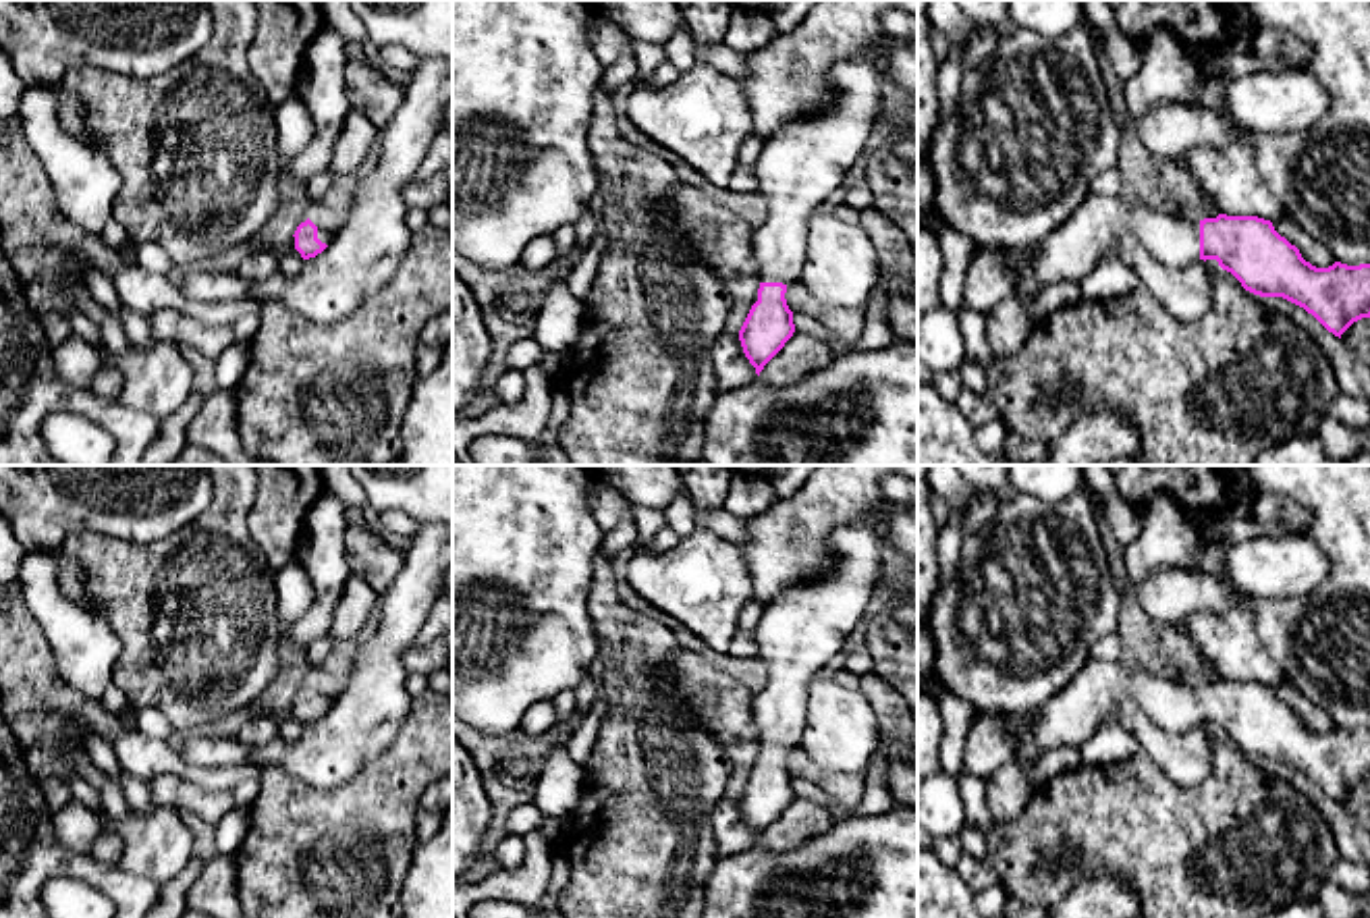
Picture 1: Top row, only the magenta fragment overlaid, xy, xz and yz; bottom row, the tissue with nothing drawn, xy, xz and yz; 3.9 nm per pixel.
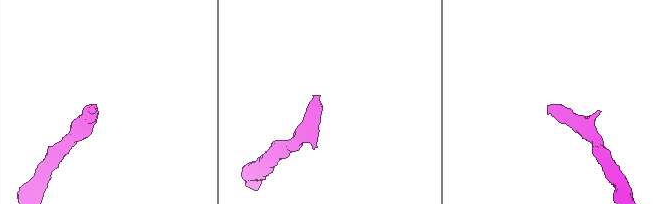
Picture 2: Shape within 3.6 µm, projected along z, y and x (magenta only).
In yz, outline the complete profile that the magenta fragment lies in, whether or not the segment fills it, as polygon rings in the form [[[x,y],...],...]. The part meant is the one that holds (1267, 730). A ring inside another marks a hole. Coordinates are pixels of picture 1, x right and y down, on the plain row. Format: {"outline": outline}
{"outline": [[[1090,658],[1036,712],[998,712],[998,719],[1015,750],[1021,739],[1046,750],[1081,748],[1121,702],[1133,702],[1171,733],[1216,725],[1245,756],[1304,773],[1339,804],[1353,787],[1370,783],[1370,729],[1316,733],[1258,681],[1194,685],[1164,673],[1131,673],[1121,660]]]}

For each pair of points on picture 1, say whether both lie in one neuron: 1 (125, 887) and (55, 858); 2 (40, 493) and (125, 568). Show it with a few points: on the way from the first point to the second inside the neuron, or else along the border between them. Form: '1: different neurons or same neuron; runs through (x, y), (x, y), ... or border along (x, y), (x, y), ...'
1: same neuron; runs through (108, 879), (71, 865)
2: different neurons; border along (127, 541), (96, 530), (71, 530), (59, 547)

